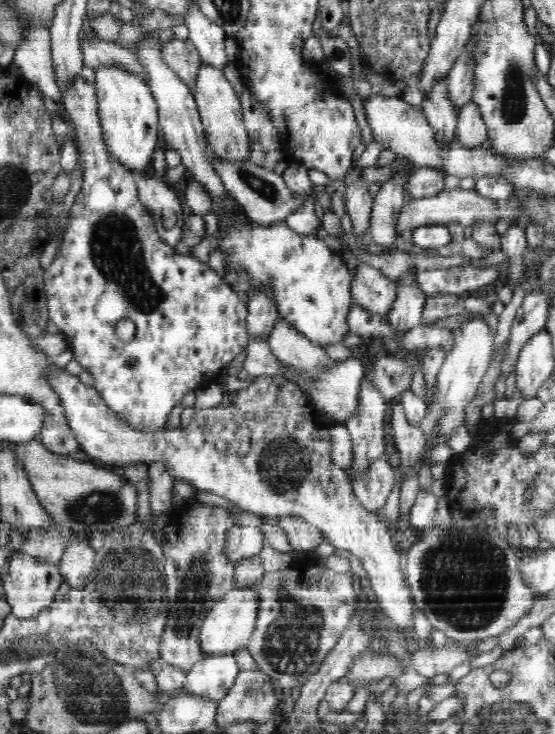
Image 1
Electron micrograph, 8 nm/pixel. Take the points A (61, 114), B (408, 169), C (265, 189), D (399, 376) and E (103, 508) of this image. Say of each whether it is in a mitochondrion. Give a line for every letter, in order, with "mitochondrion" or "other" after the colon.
A: other
B: other
C: mitochondrion
D: mitochondrion
E: mitochondrion

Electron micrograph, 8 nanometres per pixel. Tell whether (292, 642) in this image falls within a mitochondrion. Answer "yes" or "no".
yes

